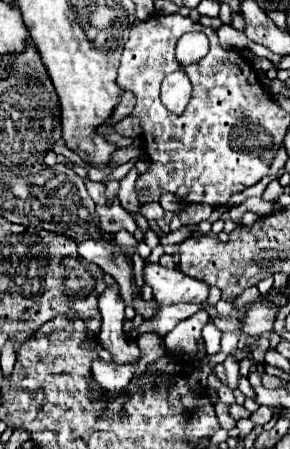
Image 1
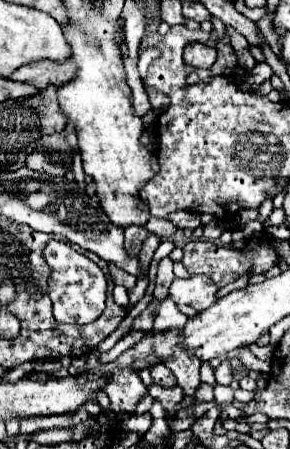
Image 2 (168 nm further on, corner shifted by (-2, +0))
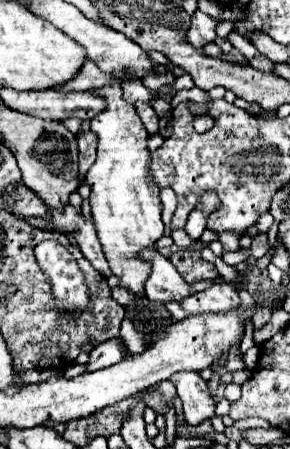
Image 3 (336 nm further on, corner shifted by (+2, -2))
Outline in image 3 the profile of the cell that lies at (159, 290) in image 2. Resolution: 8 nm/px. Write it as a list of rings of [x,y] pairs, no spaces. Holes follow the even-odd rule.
[[[106,341],[100,343],[98,347],[94,347],[90,351],[88,363],[86,363],[86,371],[98,371],[98,369],[106,369],[118,361],[122,361],[124,355],[124,343],[120,341]]]

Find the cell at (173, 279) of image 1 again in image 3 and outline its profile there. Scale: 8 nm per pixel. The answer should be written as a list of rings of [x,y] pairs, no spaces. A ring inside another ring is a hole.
[[[224,283],[224,285],[212,285],[202,293],[194,293],[188,299],[184,299],[180,305],[192,315],[226,313],[240,307],[240,297],[232,285]]]

